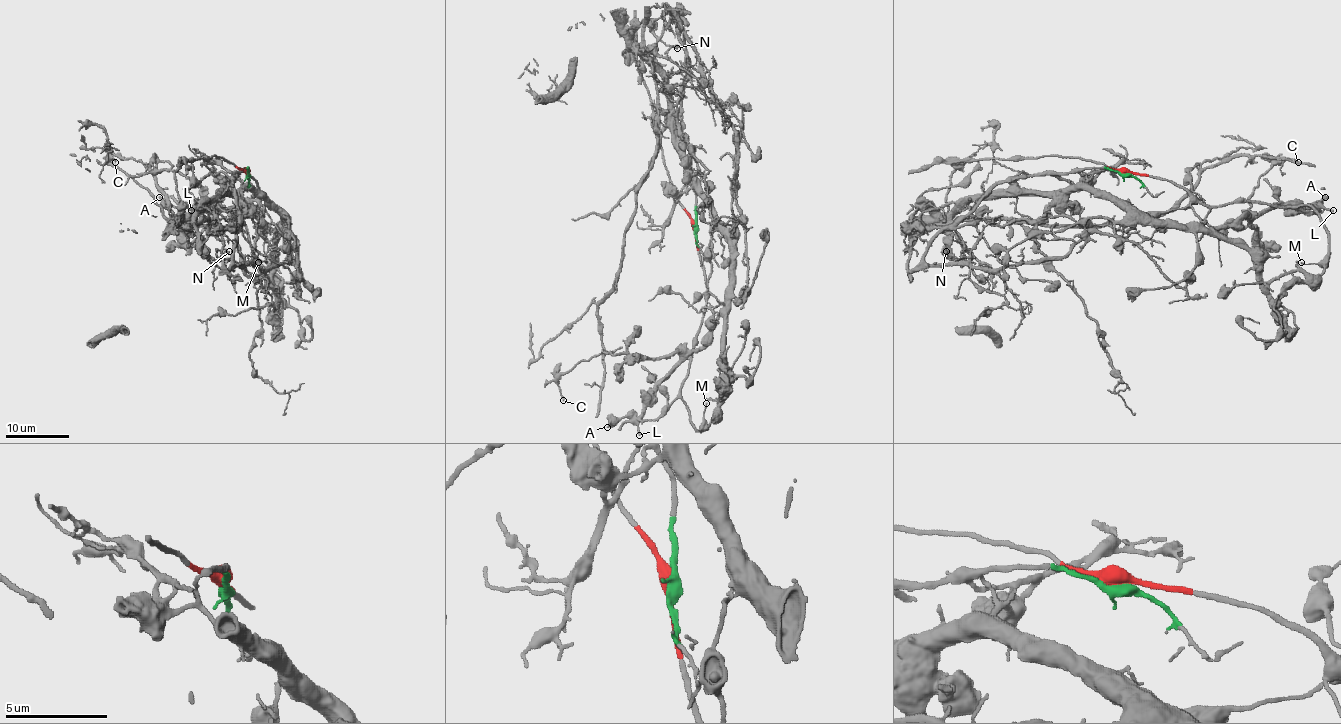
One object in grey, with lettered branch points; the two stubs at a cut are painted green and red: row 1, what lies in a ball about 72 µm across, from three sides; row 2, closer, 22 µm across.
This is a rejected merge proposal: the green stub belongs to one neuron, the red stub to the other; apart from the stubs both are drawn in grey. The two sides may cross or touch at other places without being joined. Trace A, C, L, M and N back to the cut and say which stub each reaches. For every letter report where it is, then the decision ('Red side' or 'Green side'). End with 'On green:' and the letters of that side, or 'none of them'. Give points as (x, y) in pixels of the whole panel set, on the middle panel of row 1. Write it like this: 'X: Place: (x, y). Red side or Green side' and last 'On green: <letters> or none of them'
A: Place: (607, 427). Red side
C: Place: (563, 400). Green side
L: Place: (639, 435). Green side
M: Place: (706, 403). Red side
N: Place: (677, 48). Green side
On green: C, L, N

